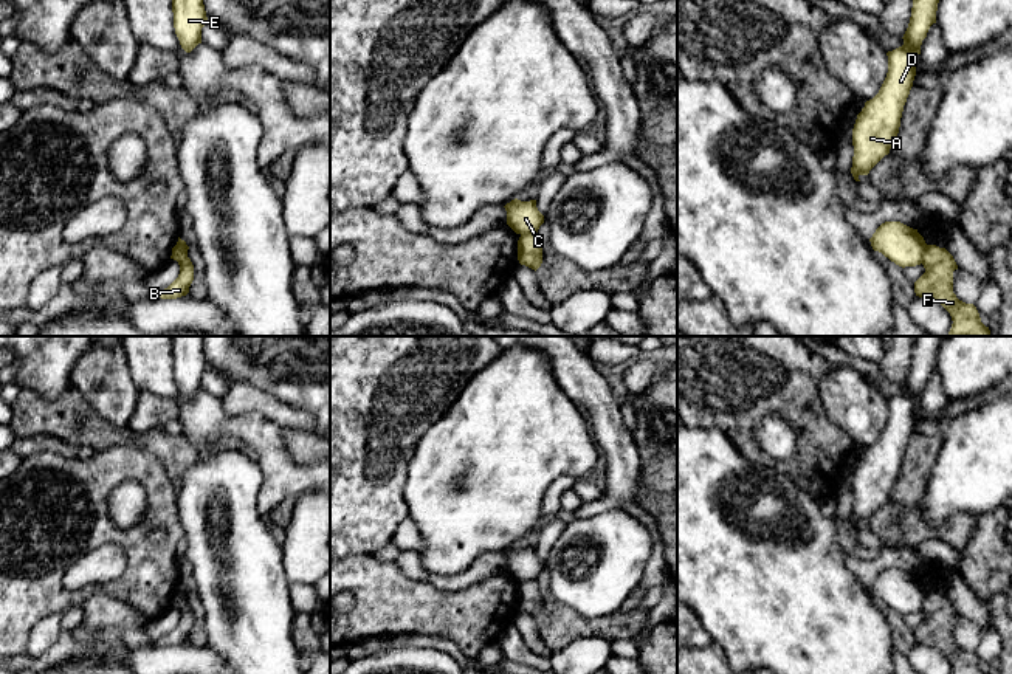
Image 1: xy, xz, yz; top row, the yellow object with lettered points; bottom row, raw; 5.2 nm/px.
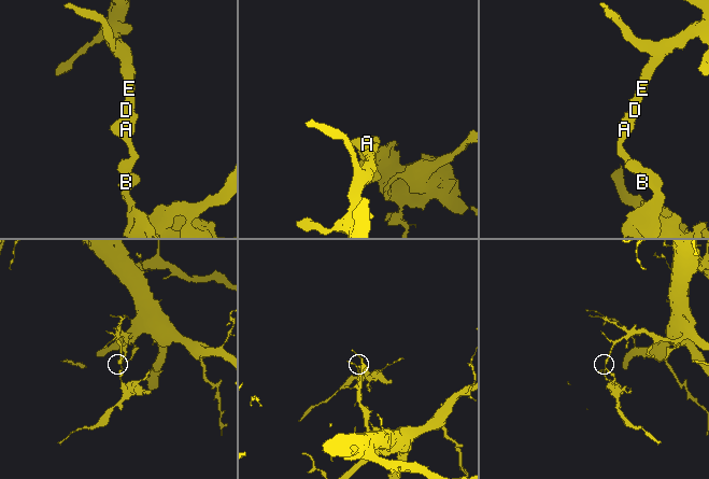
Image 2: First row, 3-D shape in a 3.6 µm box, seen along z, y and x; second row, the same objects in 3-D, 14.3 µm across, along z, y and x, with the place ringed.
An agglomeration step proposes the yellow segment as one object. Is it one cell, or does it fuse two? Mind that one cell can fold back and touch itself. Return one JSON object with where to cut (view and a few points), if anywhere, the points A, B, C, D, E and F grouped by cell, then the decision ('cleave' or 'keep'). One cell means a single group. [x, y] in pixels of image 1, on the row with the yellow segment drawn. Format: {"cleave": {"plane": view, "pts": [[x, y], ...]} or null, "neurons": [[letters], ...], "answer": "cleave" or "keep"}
{"cleave": {"plane": "yz", "pts": [[927, 245], [921, 262]]}, "neurons": [["A", "C", "D", "E"], ["B", "F"]], "answer": "cleave"}

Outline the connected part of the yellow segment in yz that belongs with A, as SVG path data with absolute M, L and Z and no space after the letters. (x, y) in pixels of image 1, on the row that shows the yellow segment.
M913 0L904 45L888 51L888 73L879 93L865 102L852 129L852 167L855 181L890 153L899 133L904 105L916 76L916 56L933 23L939 0Z

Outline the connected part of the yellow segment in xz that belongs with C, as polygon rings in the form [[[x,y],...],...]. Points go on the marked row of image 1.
[[[515,198],[504,208],[507,211],[507,225],[516,234],[536,234],[544,223],[544,215],[538,211],[536,200],[521,201]]]

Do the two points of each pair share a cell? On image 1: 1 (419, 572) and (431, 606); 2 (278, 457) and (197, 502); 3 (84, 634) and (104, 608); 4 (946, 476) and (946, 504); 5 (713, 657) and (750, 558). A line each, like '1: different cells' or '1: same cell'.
1: different cells
2: different cells
3: different cells
4: same cell
5: different cells

